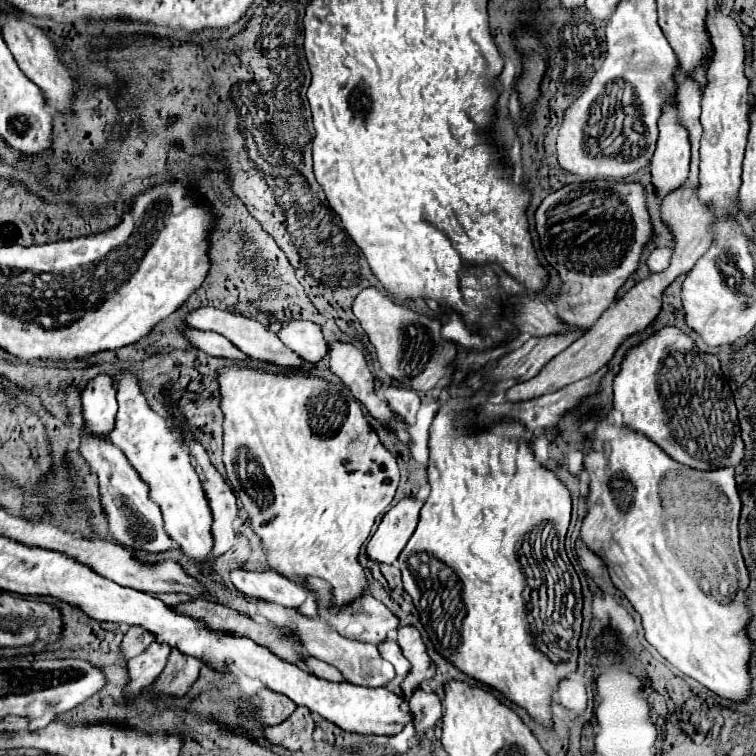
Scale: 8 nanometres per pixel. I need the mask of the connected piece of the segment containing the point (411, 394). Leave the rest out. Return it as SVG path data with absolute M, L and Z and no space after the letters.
M389 387L381 393L389 407L407 423L415 425L415 417L419 411L419 395L413 389L401 389L401 387Z

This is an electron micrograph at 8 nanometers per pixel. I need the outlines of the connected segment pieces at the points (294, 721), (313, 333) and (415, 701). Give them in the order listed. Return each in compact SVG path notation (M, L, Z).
M297 707L295 713L285 723L267 727L265 737L273 745L281 745L287 749L301 749L305 743L313 741L315 729L317 725L311 717L311 711L307 707Z
M289 319L289 321L283 321L277 329L273 327L273 321L271 321L271 329L275 329L275 335L283 341L283 345L295 351L301 359L311 363L327 361L329 347L323 339L321 329L315 323L303 321L303 319Z
M415 689L411 699L409 699L409 707L415 715L415 731L417 737L425 735L429 729L435 727L435 723L441 719L441 697L433 691L425 691L425 689Z

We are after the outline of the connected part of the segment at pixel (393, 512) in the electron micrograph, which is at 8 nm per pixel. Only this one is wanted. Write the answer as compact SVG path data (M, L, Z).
M403 499L391 507L367 543L367 557L377 563L395 563L417 527L419 509L417 499Z

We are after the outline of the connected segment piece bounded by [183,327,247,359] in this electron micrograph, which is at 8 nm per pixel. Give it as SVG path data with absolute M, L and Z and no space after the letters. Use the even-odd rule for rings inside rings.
M183 329L183 337L191 343L191 347L205 351L207 355L227 357L227 359L245 359L247 355L241 353L229 339L213 331L197 331L197 329Z

